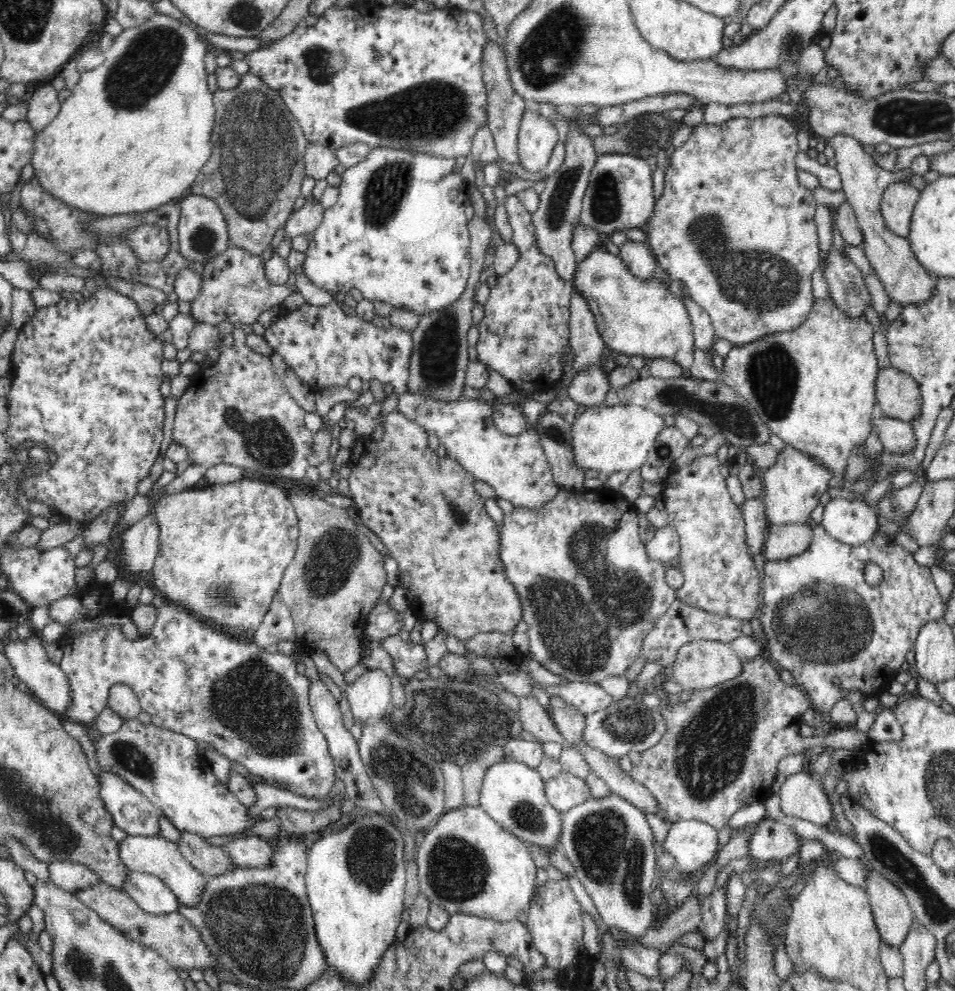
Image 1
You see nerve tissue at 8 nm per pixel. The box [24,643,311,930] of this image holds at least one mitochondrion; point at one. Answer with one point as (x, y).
(252, 700)

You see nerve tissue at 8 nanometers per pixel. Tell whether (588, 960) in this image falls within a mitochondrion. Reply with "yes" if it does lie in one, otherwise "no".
no

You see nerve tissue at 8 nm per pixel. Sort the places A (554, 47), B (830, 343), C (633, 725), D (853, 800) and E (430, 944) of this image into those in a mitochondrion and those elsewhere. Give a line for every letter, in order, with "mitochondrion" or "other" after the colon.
A: mitochondrion
B: other
C: mitochondrion
D: other
E: other

